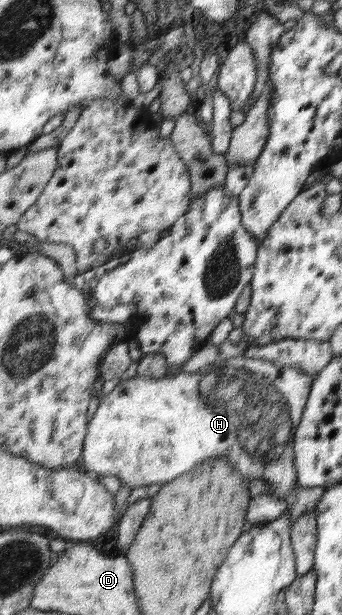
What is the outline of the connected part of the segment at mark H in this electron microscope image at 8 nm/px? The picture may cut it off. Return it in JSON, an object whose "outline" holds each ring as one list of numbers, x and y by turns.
{"outline":[[244,356,214,362,194,374,181,372,158,379,130,377,101,398,85,441,85,469,95,477,119,477,122,487,133,489,154,483,165,484,206,460,228,458,236,469,240,469,241,476,244,473,244,477,248,477,248,481,264,479,271,487,270,494,289,500,289,493,298,487,292,434,302,419,314,380,291,366]]}

